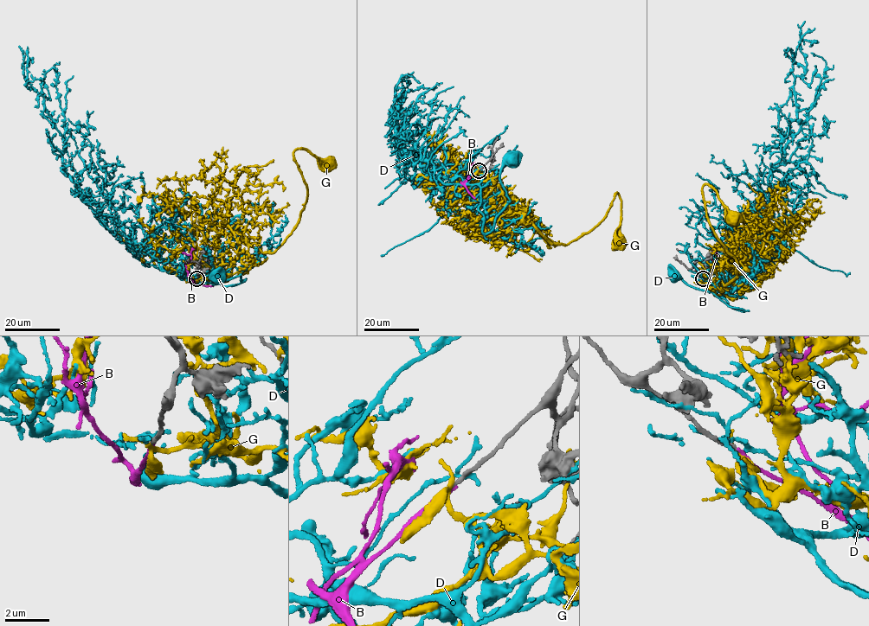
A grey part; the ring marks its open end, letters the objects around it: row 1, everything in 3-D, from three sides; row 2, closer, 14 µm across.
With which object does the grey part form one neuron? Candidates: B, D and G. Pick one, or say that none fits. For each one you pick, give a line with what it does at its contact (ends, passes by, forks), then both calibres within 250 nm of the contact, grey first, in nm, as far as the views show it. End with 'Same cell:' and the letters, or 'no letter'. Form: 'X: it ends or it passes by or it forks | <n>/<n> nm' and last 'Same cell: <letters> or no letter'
B: it ends | 180/140 nm
Same cell: B

